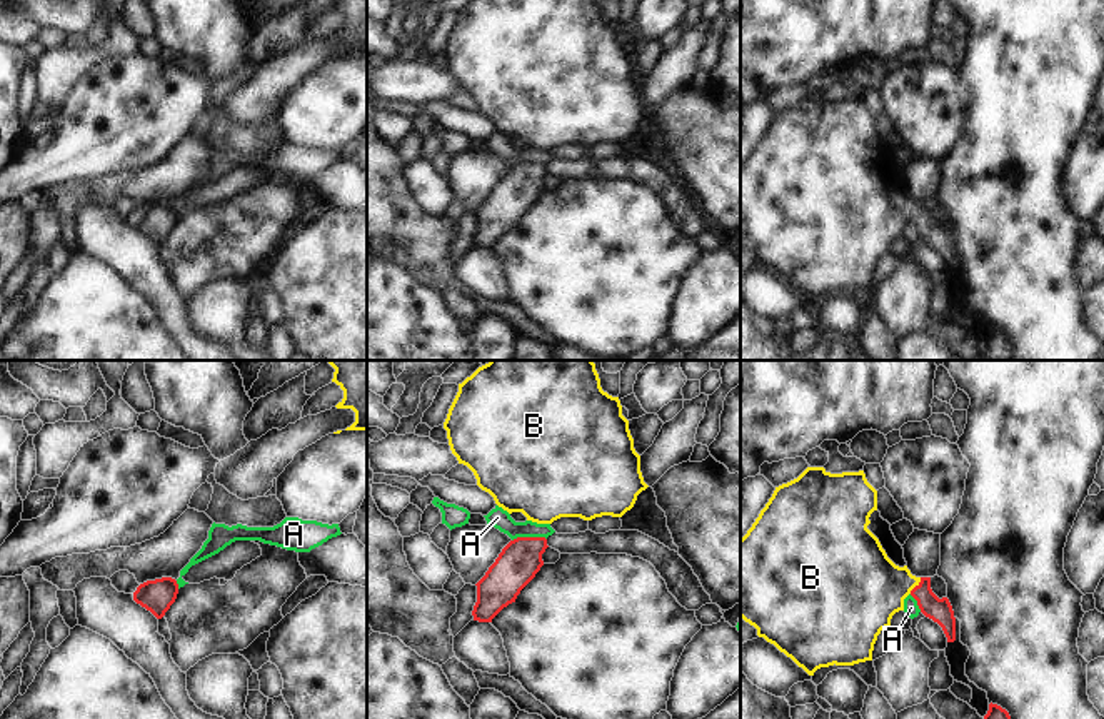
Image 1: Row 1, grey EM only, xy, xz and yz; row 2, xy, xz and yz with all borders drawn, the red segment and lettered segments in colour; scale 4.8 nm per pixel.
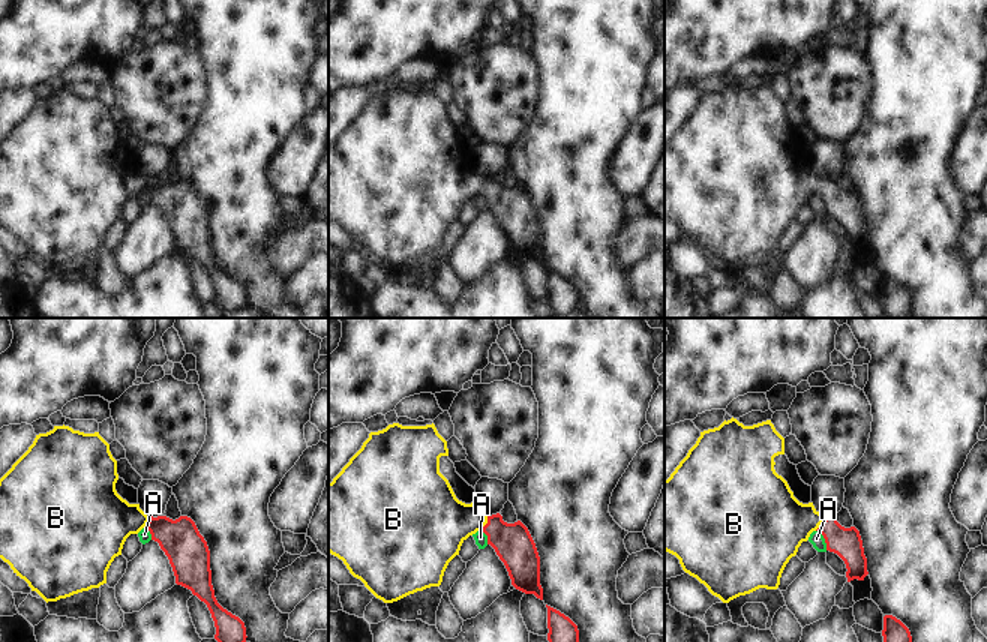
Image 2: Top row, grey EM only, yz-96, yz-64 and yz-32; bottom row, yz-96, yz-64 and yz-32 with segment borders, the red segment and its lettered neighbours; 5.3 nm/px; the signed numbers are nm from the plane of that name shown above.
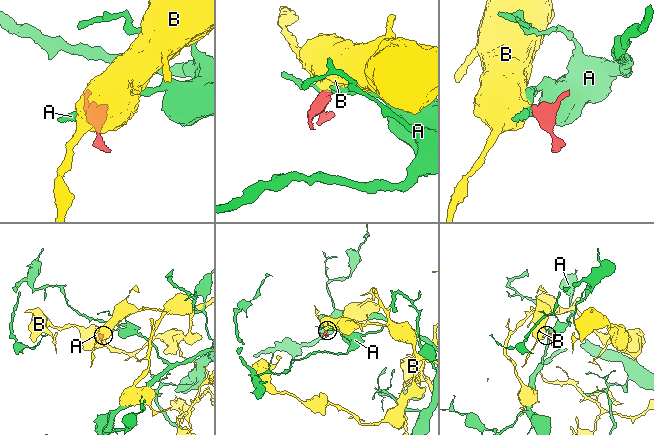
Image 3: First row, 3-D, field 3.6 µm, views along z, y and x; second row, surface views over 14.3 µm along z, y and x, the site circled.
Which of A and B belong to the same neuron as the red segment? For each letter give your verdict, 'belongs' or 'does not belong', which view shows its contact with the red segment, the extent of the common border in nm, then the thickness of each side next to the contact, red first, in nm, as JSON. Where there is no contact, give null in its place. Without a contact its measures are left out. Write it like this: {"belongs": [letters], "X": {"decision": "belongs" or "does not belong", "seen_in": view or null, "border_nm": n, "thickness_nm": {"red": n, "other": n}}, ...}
{"belongs": ["B"], "A": {"decision": "does not belong", "seen_in": "xz", "border_nm": 170, "thickness_nm": {"red": 200, "other": 100}}, "B": {"decision": "belongs", "seen_in": "yz", "border_nm": 100, "thickness_nm": {"red": 110, "other": 380}}}

